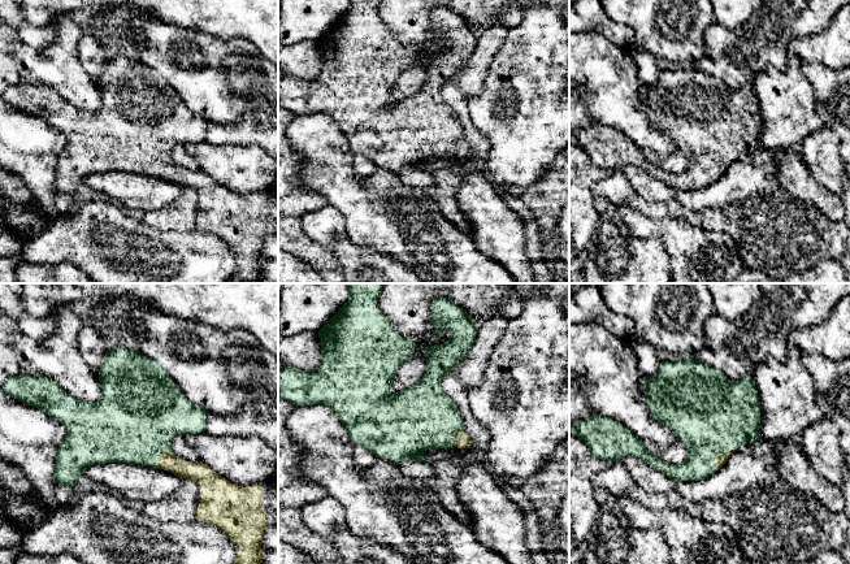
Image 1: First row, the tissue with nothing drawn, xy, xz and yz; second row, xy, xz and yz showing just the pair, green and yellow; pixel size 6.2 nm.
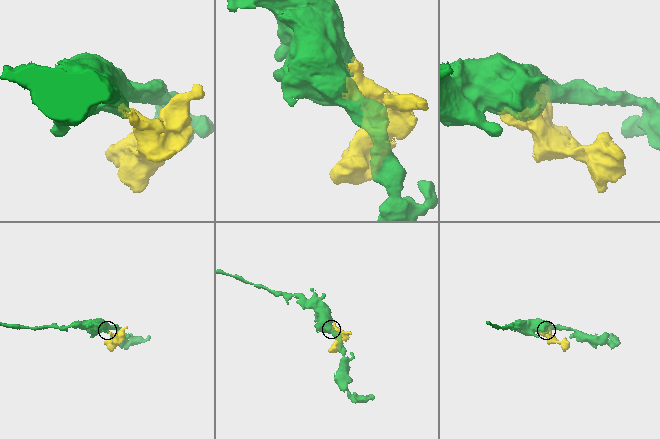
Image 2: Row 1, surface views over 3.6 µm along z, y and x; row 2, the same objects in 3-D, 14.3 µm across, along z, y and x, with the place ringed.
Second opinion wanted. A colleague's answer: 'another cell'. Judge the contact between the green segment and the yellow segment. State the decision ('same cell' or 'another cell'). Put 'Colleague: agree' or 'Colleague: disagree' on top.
Colleague: disagree
same cell

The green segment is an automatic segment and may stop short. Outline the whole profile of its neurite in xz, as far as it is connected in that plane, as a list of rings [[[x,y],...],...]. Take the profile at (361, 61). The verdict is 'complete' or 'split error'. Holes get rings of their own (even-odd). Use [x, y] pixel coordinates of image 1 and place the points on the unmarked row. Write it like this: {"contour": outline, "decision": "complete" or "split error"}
{"contour": [[[348,0],[348,9],[343,16],[318,39],[321,49],[321,68],[313,79],[302,79],[296,75],[286,75],[278,82],[278,108],[287,109],[296,116],[324,113],[329,116],[344,134],[348,147],[354,153],[365,156],[376,166],[383,166],[393,172],[404,169],[429,170],[425,159],[467,157],[470,152],[464,140],[463,125],[456,112],[443,100],[442,90],[448,81],[464,68],[476,49],[476,30],[460,16],[448,8],[437,6],[430,13],[433,34],[439,43],[448,42],[451,45],[442,53],[420,58],[425,62],[426,82],[413,95],[396,103],[390,97],[398,78],[415,62],[416,48],[402,45],[393,38],[390,30],[377,14],[381,0]]], "decision": "split error"}

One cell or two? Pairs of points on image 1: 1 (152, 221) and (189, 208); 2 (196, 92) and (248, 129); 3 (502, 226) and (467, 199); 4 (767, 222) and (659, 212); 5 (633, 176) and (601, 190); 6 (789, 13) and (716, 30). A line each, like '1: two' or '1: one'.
1: one
2: two
3: one
4: one
5: two
6: one

